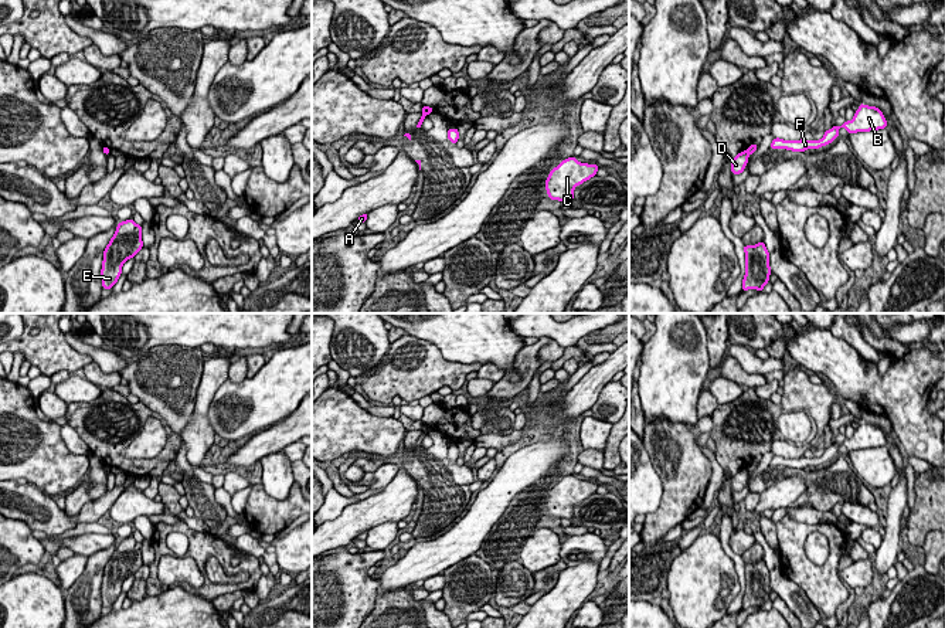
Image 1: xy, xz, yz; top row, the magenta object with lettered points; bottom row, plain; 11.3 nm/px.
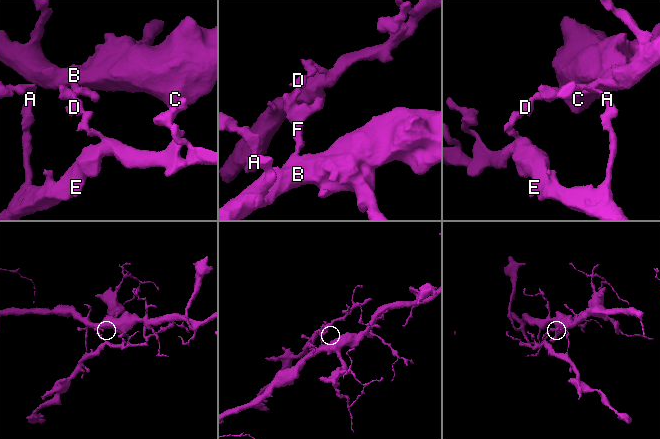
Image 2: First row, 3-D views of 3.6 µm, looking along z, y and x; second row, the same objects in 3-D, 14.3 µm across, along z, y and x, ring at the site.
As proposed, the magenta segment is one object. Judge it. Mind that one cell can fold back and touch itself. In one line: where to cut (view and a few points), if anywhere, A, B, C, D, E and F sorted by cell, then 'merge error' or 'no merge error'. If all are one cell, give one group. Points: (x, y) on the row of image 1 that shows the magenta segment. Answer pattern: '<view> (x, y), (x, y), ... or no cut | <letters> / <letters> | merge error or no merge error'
yz (745, 150), (748, 155) | A D E / B C F | merge error

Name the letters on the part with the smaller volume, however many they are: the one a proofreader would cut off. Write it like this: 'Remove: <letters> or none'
Remove: A, D, E

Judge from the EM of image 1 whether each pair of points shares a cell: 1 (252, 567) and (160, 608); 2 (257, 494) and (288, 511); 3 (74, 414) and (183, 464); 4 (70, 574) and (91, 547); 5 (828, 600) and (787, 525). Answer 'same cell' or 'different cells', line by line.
1: different cells
2: same cell
3: different cells
4: different cells
5: same cell

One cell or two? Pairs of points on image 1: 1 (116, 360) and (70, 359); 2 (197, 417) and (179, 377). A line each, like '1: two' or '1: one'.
1: two
2: two

